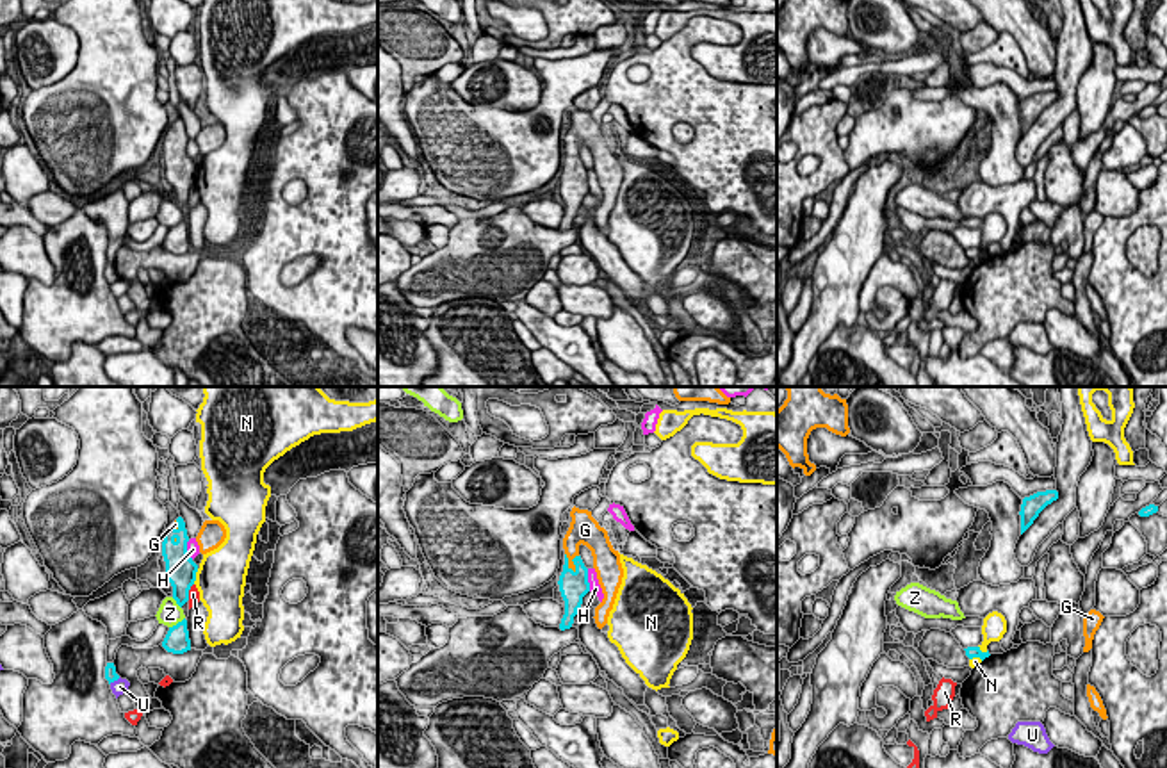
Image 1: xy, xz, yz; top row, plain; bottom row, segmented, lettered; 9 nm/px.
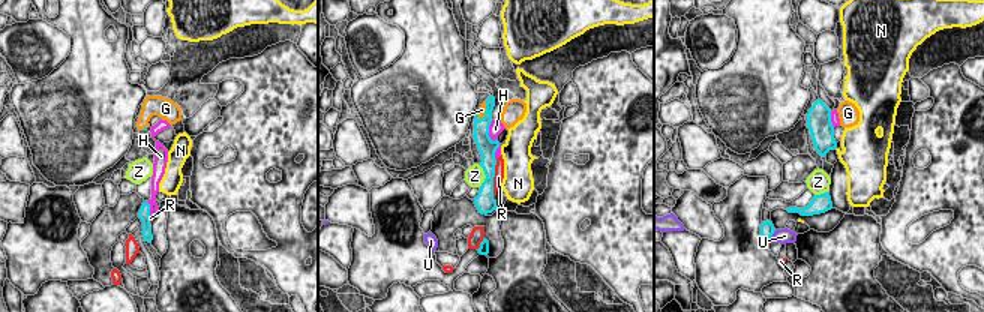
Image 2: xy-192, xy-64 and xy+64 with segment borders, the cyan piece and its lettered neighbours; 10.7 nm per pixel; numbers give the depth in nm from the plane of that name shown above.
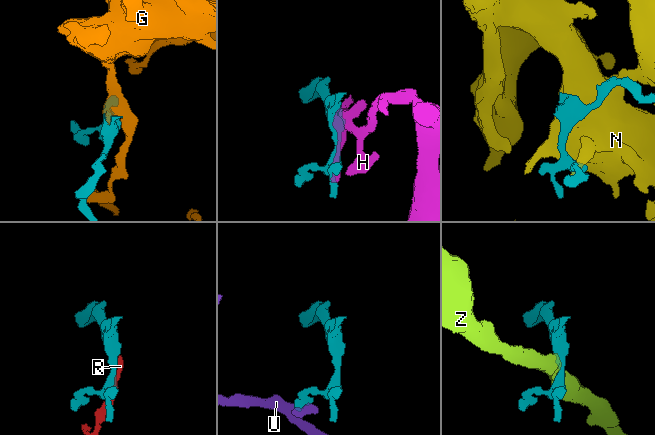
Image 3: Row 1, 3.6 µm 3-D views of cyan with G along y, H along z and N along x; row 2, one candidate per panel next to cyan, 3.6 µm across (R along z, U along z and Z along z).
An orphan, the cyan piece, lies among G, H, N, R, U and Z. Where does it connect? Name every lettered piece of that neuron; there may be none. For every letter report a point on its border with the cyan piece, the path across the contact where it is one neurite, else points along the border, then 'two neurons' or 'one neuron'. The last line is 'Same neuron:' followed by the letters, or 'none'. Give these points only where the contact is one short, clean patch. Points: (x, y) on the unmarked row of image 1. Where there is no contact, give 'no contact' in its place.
G: meets cyan in xz at (574, 164); one neuron
H: meets cyan in xz at (587, 180); two neurons
N: meets cyan in xy at (195, 177); two neurons
R: meets cyan in xy at (187, 193); two neurons
U: meets cyan in xy at (114, 280); border along xy (120, 278), (109, 284); two neurons
Z: meets cyan in xy at (179, 223); two neurons
Same neuron: G

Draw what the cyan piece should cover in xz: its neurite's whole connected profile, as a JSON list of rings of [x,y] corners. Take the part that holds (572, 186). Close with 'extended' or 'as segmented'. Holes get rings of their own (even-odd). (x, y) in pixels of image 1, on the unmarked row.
[[[572,109],[572,123],[563,139],[565,166],[559,176],[559,192],[565,201],[565,216],[559,230],[570,230],[574,217],[583,205],[583,198],[590,192],[588,169],[579,157],[579,146],[586,146],[593,157],[593,169],[604,200],[595,208],[595,225],[602,230],[608,225],[609,212],[613,210],[618,189],[622,185],[624,169],[618,151],[613,150],[608,132],[599,127],[592,112]]] | extended

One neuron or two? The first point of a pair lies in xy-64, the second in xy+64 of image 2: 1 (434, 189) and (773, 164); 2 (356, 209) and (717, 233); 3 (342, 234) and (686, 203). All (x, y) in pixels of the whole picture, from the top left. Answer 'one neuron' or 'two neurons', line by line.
1: one neuron
2: one neuron
3: two neurons

